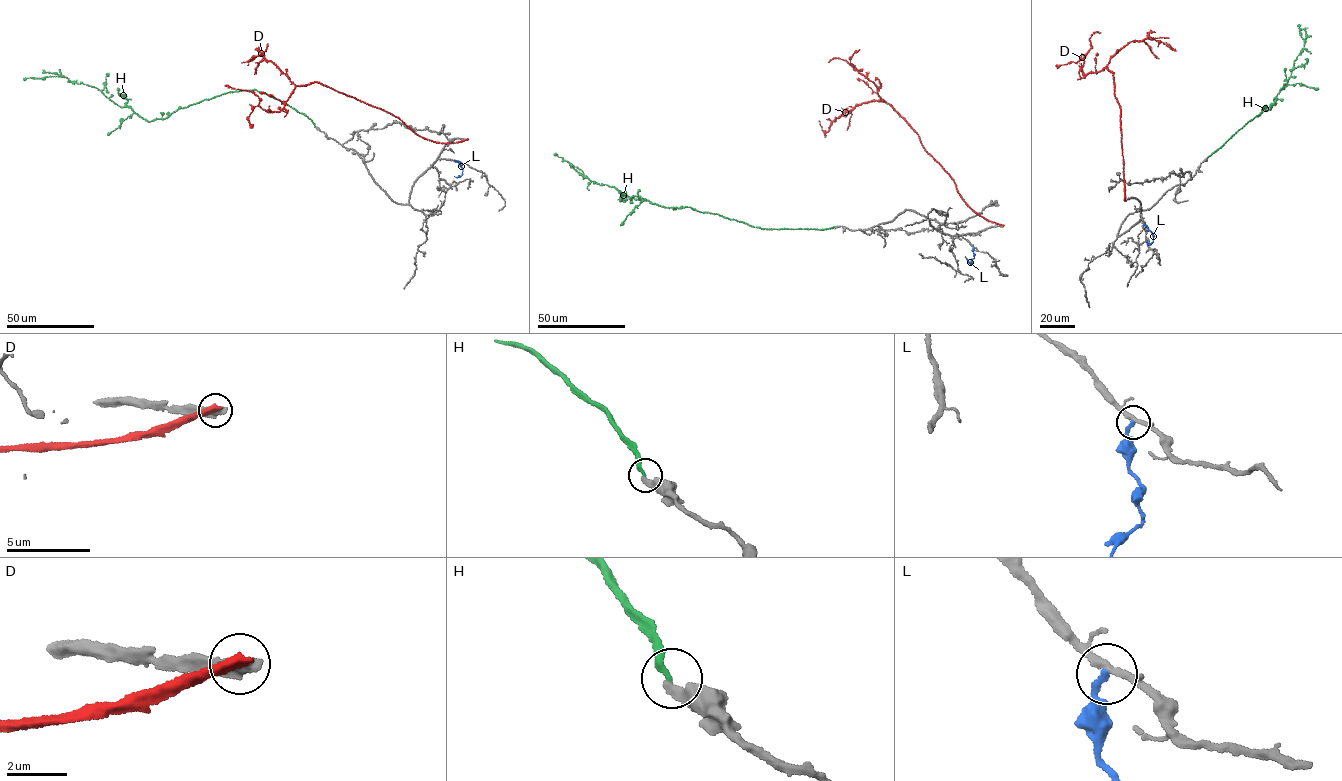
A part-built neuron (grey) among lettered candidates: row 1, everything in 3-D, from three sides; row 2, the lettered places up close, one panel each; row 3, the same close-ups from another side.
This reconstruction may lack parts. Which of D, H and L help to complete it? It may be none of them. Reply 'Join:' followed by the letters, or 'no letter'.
Join: H

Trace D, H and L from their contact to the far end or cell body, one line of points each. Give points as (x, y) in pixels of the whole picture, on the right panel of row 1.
D: (1124, 200), (1121, 115), (1113, 73), (1107, 66), (1087, 74), (1081, 69), (1091, 47), (1089, 38), (1100, 33)
H: (1207, 157), (1259, 114), (1262, 107), (1266, 106), (1266, 110), (1271, 107), (1304, 44), (1299, 25)
L: (1143, 224), (1153, 239), (1150, 244), (1146, 240)

